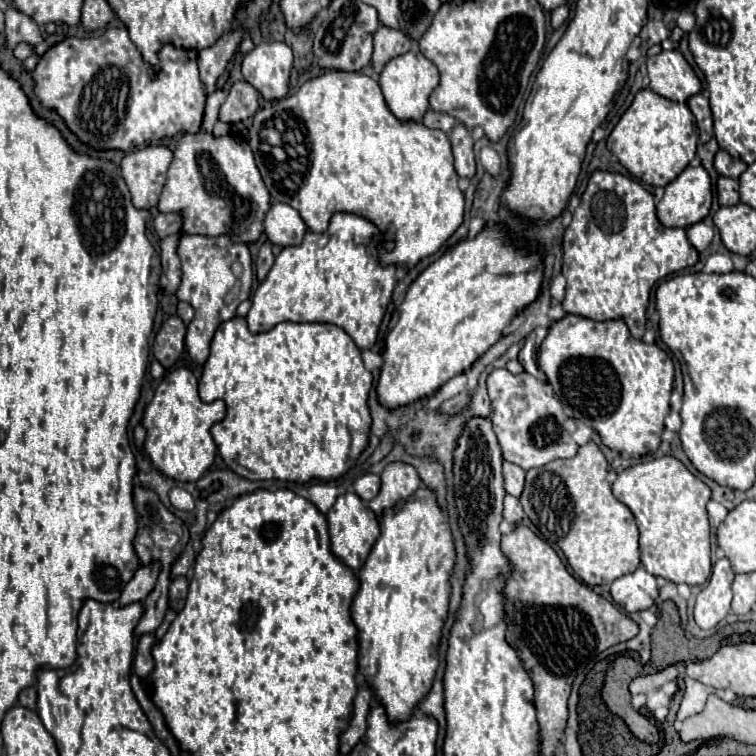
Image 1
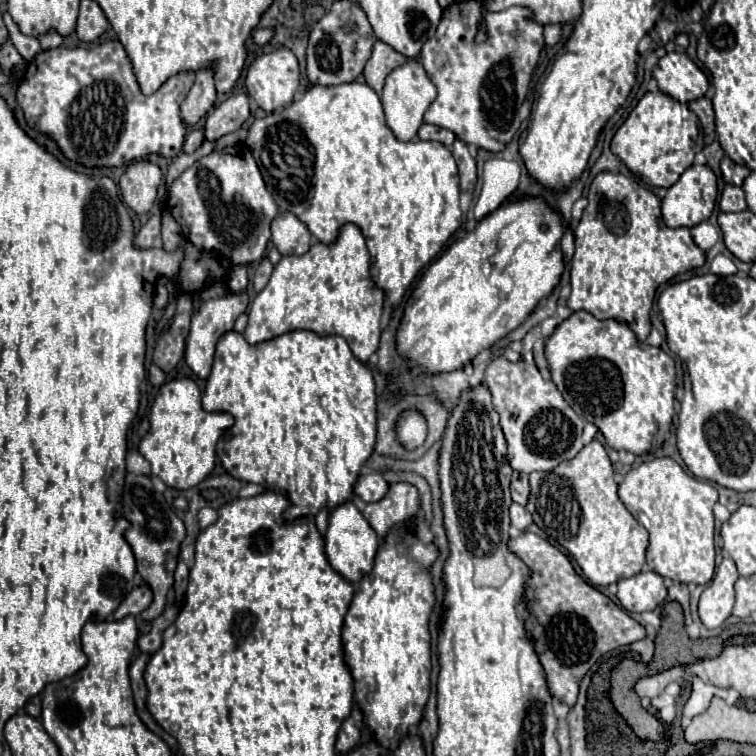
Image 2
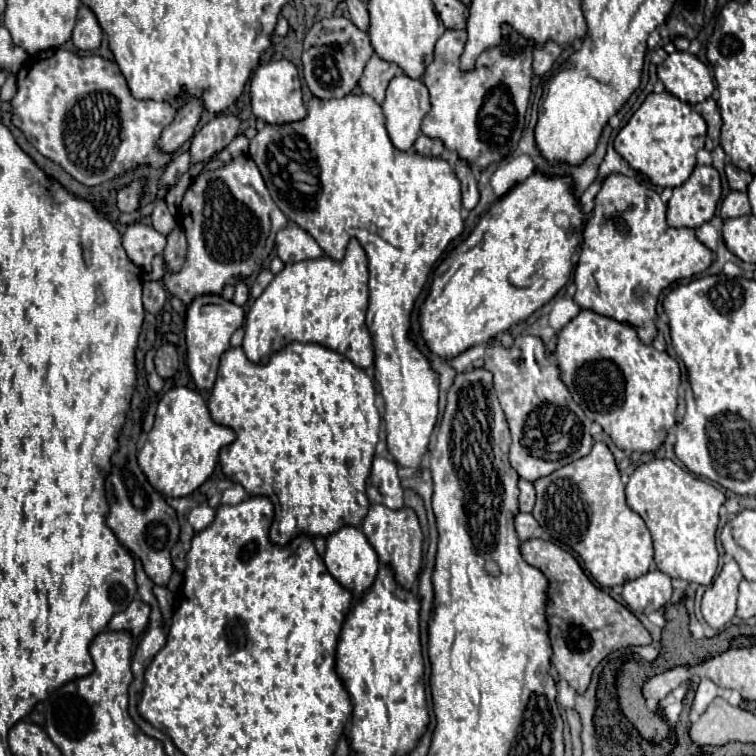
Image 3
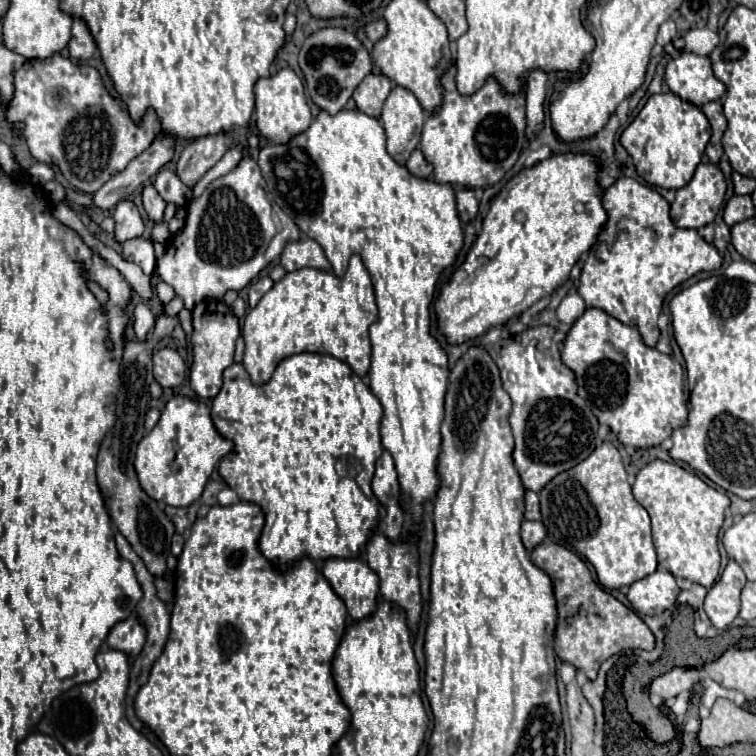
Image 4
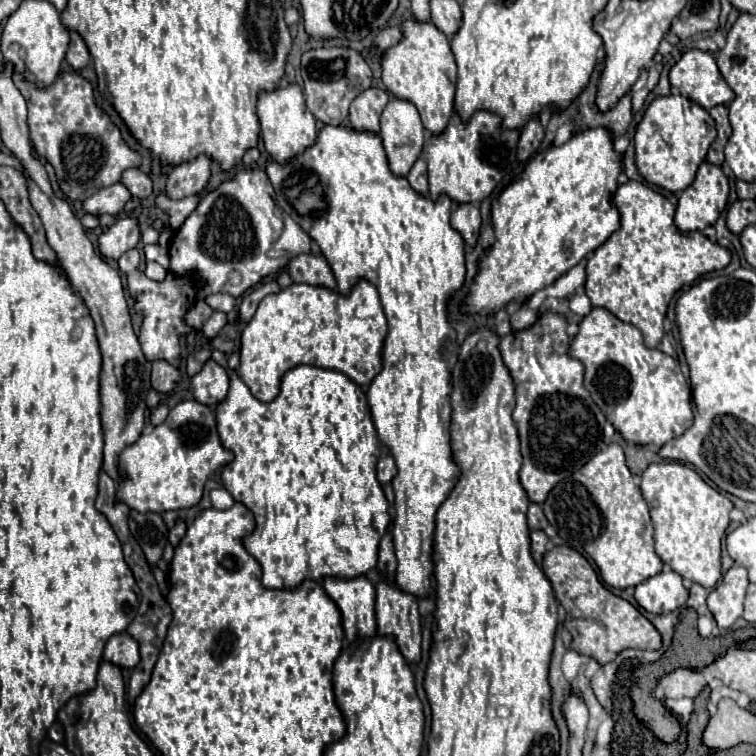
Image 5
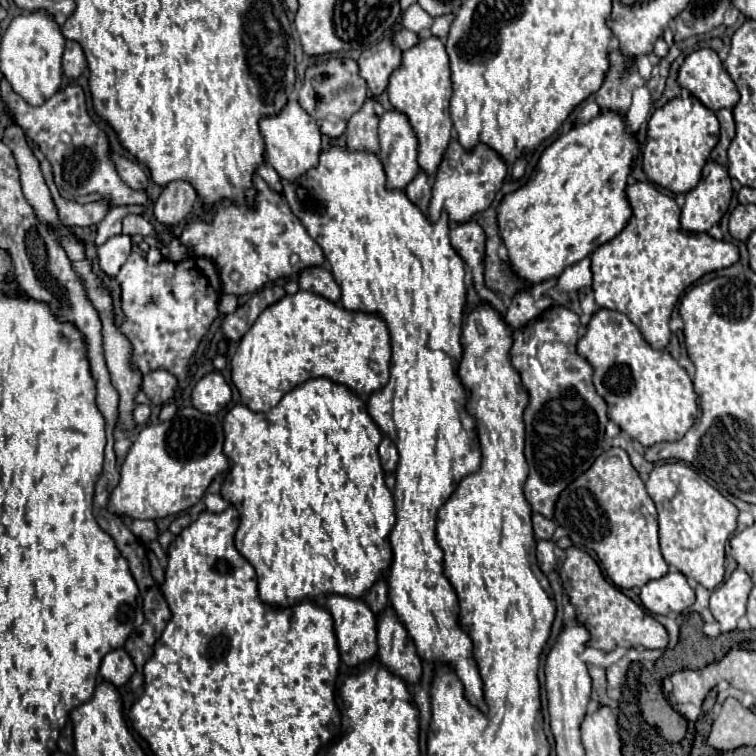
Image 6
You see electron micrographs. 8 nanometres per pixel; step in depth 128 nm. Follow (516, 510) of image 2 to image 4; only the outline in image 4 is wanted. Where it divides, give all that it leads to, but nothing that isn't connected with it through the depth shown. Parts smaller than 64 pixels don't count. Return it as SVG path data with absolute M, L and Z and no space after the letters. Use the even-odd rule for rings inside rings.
M524 522L522 524L522 542L528 552L532 552L546 538L546 528L542 522Z

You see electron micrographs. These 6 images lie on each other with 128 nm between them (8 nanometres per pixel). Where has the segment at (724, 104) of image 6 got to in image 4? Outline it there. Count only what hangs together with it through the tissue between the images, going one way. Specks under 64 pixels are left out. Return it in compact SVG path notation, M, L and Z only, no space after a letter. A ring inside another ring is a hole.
M682 52L678 58L670 60L664 80L674 94L692 102L694 106L704 106L712 100L720 100L726 92L724 84L716 80L712 72L710 58L692 52Z

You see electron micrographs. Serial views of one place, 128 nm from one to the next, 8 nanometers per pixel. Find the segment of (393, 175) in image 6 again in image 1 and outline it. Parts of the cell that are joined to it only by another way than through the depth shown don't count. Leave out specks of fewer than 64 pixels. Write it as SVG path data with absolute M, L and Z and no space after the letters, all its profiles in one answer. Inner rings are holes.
M408 52L408 54L402 54L402 56L390 60L384 66L378 82L380 82L380 88L384 92L384 100L390 108L390 112L398 120L422 120L422 116L428 110L428 98L438 84L438 70L420 52L418 54Z

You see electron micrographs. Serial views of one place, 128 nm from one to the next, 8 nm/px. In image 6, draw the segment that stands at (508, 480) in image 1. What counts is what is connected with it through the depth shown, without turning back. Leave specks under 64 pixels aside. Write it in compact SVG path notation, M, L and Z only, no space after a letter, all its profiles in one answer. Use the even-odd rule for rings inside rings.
M532 514L532 524L534 524L534 536L536 540L552 540L556 524L542 514Z

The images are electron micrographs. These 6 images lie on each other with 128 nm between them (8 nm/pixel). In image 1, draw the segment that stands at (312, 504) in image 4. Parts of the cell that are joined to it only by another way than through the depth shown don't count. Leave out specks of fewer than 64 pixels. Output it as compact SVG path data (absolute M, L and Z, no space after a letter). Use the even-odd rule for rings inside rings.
M232 318L228 322L222 322L214 334L212 348L210 348L210 358L204 364L204 372L200 378L200 400L212 402L212 400L224 400L226 402L226 418L218 424L212 426L212 438L218 446L218 452L226 466L236 472L238 476L246 480L286 480L286 482L298 482L298 484L308 484L310 480L320 480L320 482L330 482L346 474L348 470L354 468L358 456L364 452L368 446L370 438L370 426L372 426L372 416L368 408L368 392L372 388L372 374L370 370L364 368L362 354L352 342L352 338L338 326L334 324L294 324L294 322L282 322L276 324L270 332L260 332L260 334L250 334L246 328L244 318Z

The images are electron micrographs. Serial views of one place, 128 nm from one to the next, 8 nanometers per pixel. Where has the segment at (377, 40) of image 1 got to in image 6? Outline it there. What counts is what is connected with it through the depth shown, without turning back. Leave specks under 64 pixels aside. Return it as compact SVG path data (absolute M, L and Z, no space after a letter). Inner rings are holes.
M368 98L364 106L350 116L346 130L346 148L356 152L378 152L378 122L384 114L382 104L376 98Z

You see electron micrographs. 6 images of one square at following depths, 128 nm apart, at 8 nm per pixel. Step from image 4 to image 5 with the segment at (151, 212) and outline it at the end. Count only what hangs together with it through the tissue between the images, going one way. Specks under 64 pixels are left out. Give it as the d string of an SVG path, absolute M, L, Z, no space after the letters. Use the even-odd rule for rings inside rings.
M128 168L128 170L124 170L122 184L130 190L132 196L148 198L152 194L152 180L140 168Z

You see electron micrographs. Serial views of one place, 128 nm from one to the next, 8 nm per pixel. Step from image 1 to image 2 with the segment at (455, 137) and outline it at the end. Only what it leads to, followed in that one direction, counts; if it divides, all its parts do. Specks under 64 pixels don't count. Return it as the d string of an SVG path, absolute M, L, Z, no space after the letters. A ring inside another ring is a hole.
M462 140L454 142L452 148L452 156L458 164L458 172L460 172L460 188L464 192L472 192L476 186L476 162L468 152L468 146Z

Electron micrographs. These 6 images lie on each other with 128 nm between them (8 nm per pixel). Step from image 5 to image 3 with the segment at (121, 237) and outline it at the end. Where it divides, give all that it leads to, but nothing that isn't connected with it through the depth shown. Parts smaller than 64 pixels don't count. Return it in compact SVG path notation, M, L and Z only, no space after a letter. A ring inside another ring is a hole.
M134 182L134 184L130 184L130 186L126 186L118 192L116 204L118 204L120 212L130 214L130 212L138 210L138 206L140 206L140 188L142 188L142 184Z

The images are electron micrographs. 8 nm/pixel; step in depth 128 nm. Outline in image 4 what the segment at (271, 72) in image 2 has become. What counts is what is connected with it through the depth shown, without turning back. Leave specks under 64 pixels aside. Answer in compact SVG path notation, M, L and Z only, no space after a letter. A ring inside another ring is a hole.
M284 68L270 78L260 78L254 86L256 92L256 126L260 136L266 138L270 144L288 144L296 132L306 132L308 124L312 124L312 112L306 102L304 84L294 74L292 68Z

